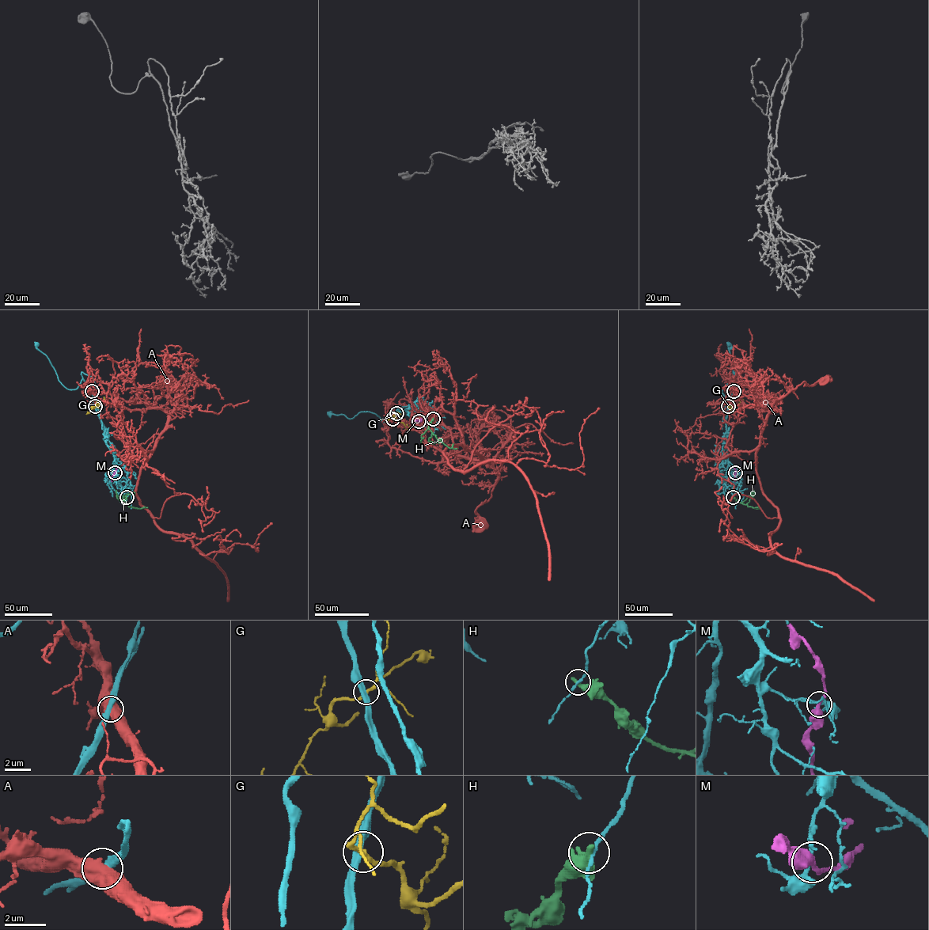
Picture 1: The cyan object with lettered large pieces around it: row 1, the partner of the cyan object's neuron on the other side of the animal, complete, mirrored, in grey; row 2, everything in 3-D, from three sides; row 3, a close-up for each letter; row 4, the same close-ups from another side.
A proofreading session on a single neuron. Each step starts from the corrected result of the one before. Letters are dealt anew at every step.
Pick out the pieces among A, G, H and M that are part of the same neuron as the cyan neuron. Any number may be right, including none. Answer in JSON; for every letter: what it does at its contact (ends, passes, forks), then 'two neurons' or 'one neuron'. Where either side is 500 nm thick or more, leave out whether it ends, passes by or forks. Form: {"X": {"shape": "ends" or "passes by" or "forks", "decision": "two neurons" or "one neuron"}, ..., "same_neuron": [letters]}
{"A": {"decision": "two neurons"}, "G": {"shape": "passes by", "decision": "two neurons"}, "H": {"shape": "ends", "decision": "two neurons"}, "M": {"shape": "passes by", "decision": "one neuron"}, "same_neuron": ["M"]}

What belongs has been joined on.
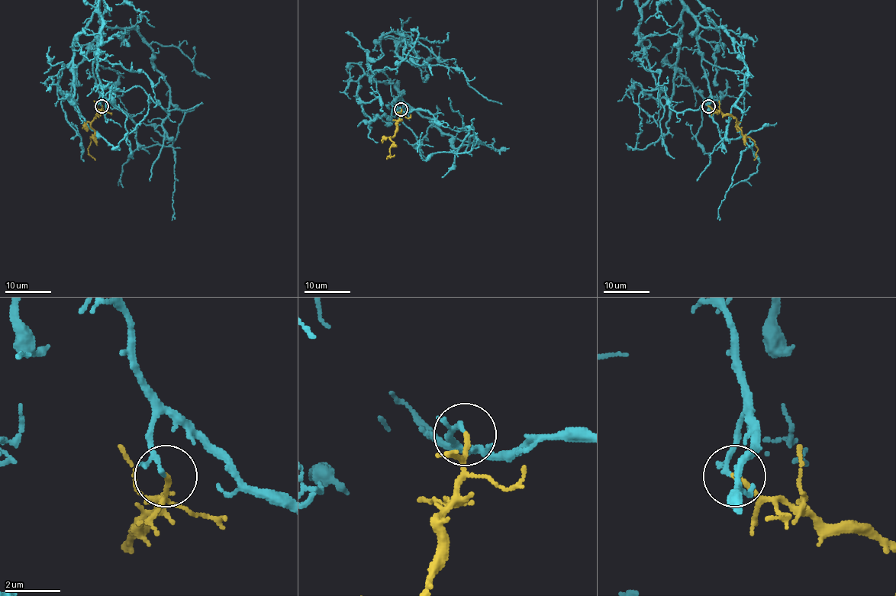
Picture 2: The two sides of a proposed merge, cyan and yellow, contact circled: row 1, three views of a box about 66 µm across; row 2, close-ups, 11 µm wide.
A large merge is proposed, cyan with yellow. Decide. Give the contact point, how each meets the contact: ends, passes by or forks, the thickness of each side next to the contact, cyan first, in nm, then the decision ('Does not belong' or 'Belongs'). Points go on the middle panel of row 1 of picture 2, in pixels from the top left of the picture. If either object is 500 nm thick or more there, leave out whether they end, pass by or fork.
Place: (401, 109). At the ring cyan passes by. At the ring yellow ends. Thickness 130 nm (cyan) against 180 nm. Belongs

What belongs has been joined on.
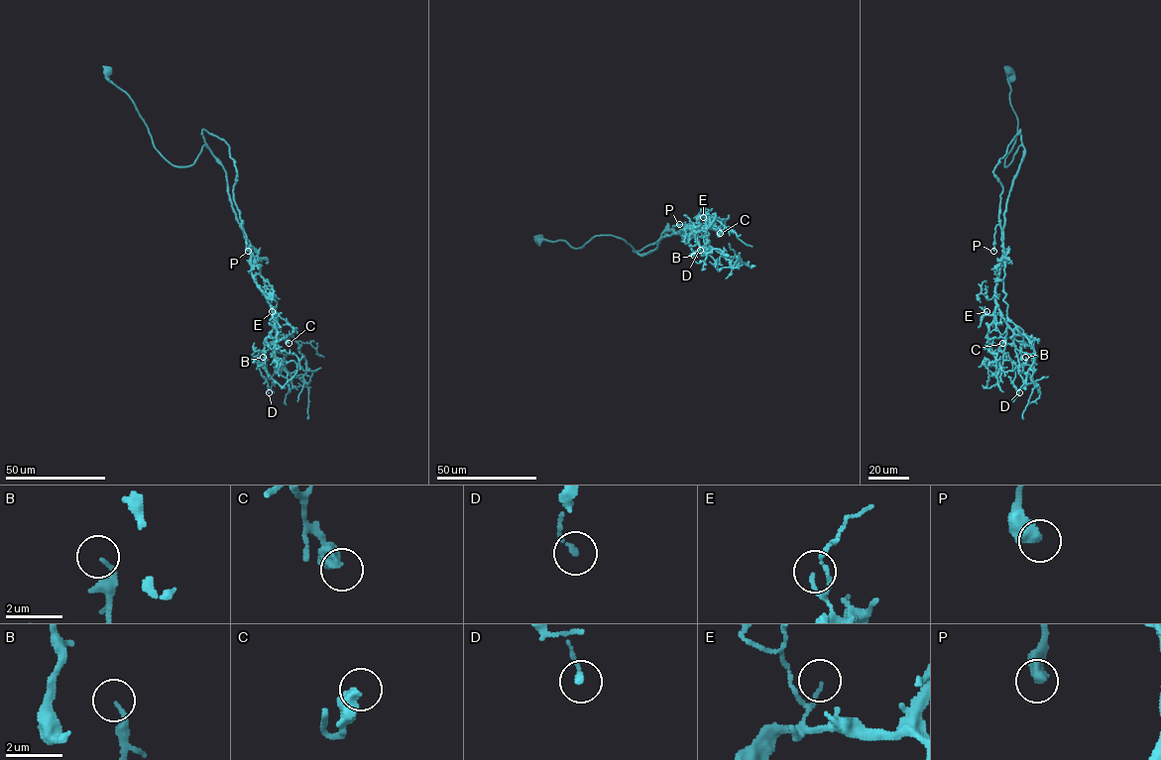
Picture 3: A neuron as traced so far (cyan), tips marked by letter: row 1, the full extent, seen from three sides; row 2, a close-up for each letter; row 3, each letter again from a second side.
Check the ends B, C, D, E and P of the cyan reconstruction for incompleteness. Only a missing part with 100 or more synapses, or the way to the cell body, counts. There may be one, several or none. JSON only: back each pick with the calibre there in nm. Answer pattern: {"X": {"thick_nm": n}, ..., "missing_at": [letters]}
{"missing_at": []}

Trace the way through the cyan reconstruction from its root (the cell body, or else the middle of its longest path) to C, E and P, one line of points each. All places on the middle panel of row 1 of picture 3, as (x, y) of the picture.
C: (537, 240), (580, 248), (611, 235), (640, 255), (708, 218), (720, 233)
E: (537, 240), (580, 248), (611, 235), (640, 255), (666, 235), (703, 226), (703, 217)
P: (537, 240), (564, 240), (580, 248), (596, 236), (611, 235), (624, 239), (640, 255), (653, 251), (679, 224)

